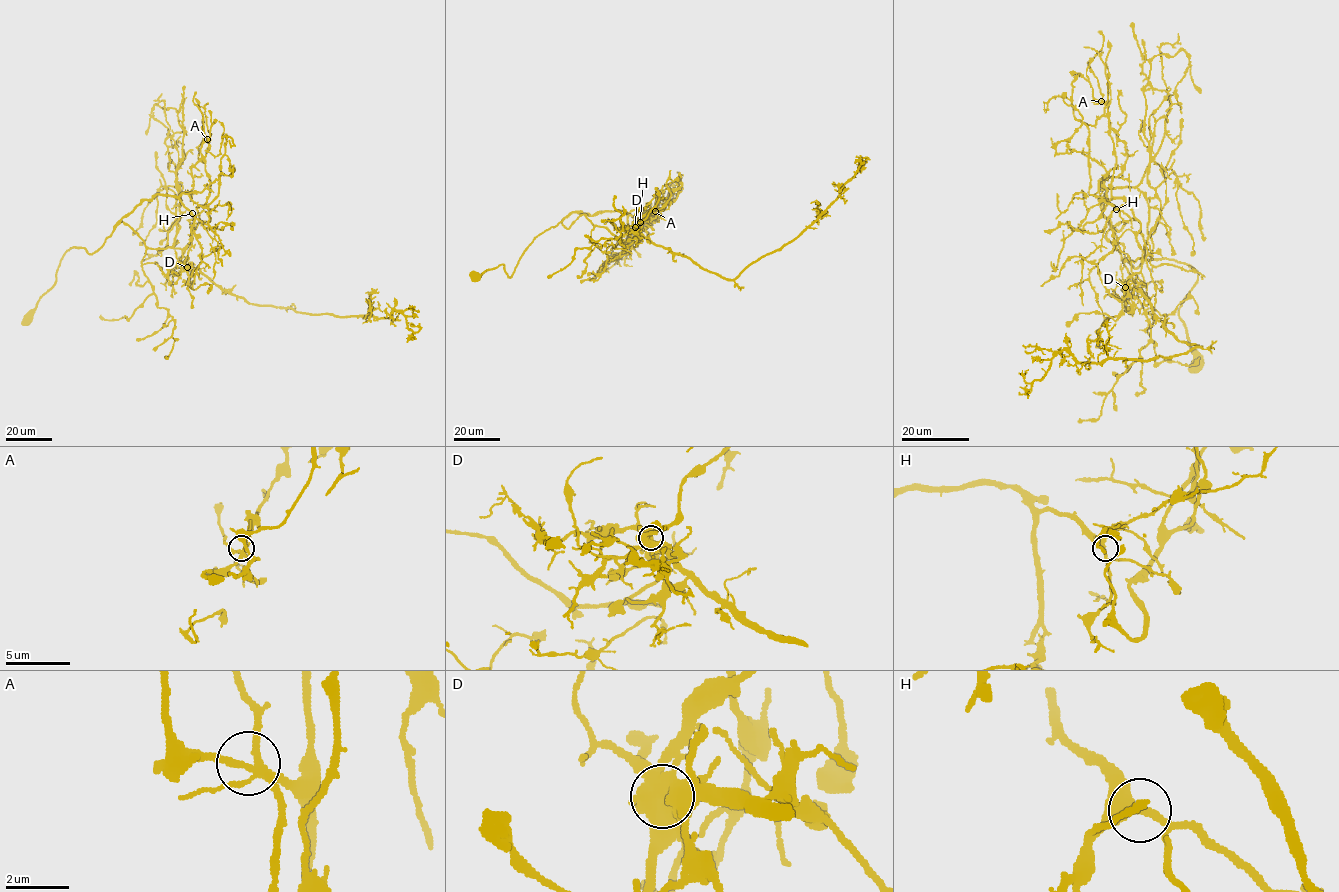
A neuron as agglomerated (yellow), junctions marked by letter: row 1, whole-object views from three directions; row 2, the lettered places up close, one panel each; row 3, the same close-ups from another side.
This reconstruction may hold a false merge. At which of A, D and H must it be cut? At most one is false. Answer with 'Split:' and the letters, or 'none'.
Split: D

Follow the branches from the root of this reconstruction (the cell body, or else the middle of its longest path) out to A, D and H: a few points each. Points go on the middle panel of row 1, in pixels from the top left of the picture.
A: (475, 277), (503, 264), (510, 277), (533, 240), (570, 213), (595, 215), (623, 210), (640, 229), (655, 211)
D: (475, 277), (503, 264), (510, 277), (533, 240), (561, 221), (568, 228), (584, 214), (622, 240), (635, 228)
H: (475, 277), (503, 264), (510, 277), (533, 240), (570, 213), (595, 215), (604, 211), (623, 210), (640, 222)

